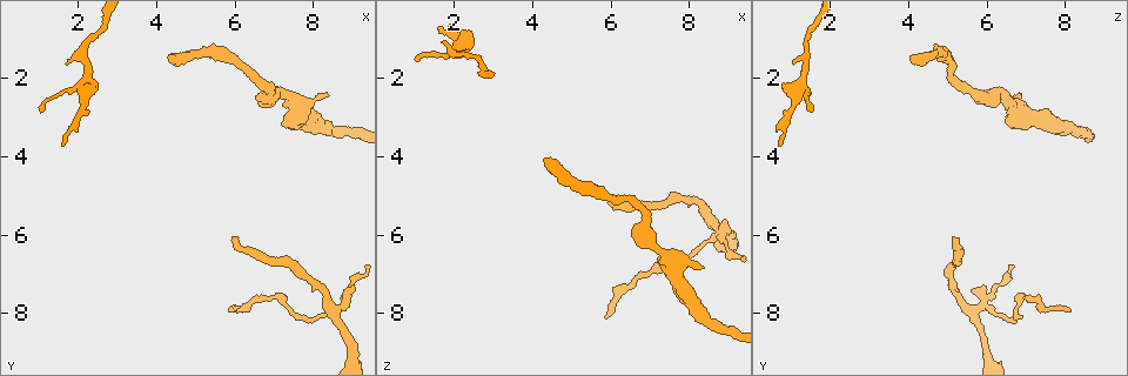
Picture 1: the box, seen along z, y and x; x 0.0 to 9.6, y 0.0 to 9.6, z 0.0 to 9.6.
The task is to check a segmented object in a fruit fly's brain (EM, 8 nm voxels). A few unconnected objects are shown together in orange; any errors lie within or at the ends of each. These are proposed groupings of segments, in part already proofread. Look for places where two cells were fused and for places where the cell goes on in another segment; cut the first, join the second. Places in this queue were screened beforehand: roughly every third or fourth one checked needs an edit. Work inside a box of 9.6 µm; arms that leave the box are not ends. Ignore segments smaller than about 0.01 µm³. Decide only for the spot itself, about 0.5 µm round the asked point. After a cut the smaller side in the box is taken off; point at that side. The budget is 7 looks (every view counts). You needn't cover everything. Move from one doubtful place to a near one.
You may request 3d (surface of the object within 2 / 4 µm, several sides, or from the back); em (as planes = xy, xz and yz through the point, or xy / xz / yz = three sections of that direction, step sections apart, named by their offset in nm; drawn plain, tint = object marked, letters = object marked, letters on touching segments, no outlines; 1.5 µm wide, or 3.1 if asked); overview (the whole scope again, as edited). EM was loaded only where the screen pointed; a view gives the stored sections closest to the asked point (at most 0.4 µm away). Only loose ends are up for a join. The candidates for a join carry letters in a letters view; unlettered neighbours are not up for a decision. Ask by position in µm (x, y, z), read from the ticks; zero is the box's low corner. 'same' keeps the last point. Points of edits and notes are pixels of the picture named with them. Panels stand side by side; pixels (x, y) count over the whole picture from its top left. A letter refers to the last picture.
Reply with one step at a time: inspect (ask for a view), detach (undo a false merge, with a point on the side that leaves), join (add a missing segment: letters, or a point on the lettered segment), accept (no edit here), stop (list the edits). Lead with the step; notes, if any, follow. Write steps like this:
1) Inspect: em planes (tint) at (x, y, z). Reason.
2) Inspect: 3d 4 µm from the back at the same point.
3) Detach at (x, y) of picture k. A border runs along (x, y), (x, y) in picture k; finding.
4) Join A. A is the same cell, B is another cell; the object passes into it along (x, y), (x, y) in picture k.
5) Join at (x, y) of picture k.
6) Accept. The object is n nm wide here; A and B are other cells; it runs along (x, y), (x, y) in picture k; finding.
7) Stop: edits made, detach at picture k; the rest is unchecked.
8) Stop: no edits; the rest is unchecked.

Inspect: em xz step 4 (letters) at (8.35, 2.40, 6.85). Thin end.

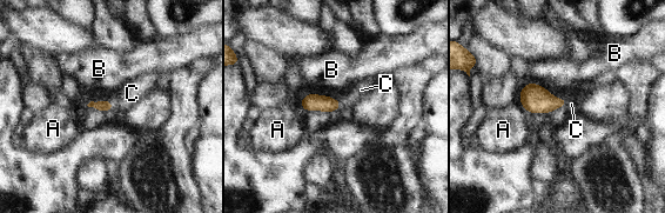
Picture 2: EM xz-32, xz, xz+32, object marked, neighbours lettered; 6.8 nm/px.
Join C. C is the same cell, A and B are other cells; the object passes into it along (310, 101), (338, 104), (361, 90) in picture 2; the cell continues.

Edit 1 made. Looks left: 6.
Inspect: overview.

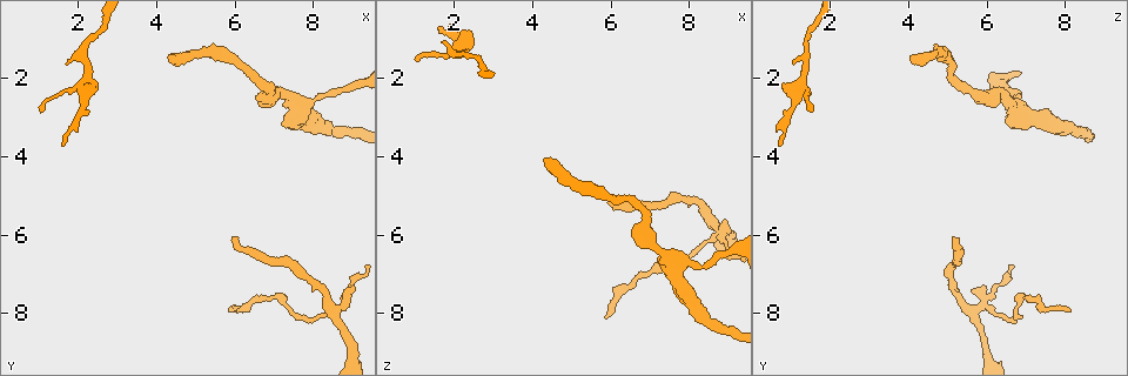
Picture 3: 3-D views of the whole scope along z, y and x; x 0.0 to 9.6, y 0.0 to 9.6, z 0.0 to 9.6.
Inspect: em planes (plain) at (5.95, 6.15, 5.15). End of a long branch.

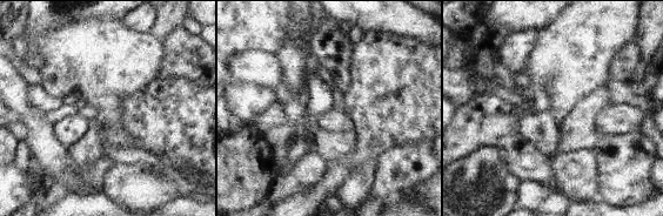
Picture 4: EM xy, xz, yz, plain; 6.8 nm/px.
Inspect: em planes (letters) at the same point. See the neighbours.

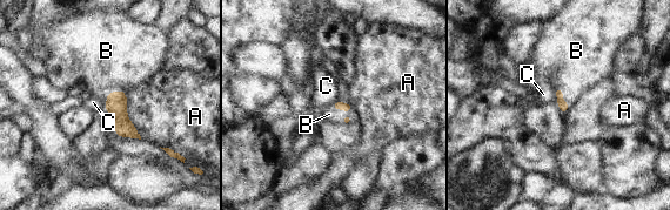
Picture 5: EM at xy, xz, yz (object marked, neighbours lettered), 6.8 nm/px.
Join B. The longest contact is with A, 300 nm; B is the same cell, A and C are other cells; it goes on there.

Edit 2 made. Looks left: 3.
Inspect: overview.

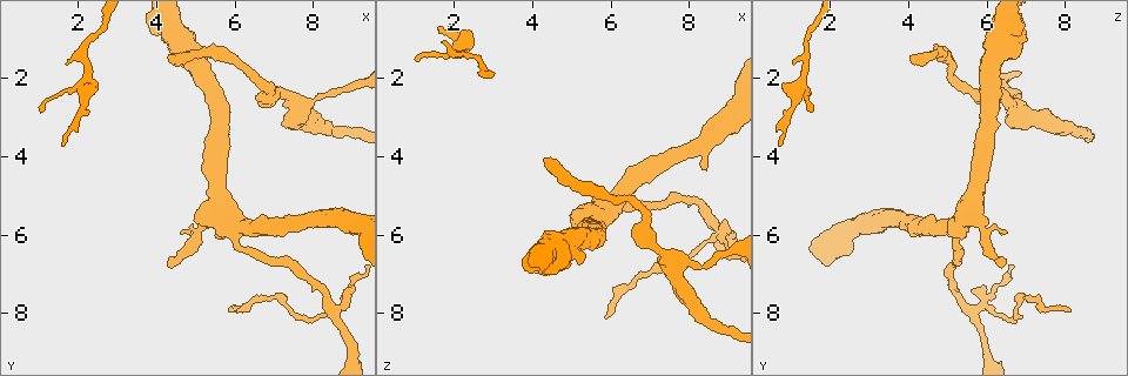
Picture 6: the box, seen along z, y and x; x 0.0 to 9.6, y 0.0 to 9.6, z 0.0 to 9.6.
Inspect: em yz step 4 (tint) at (1.60, 3.70, 0.70). Thin end.

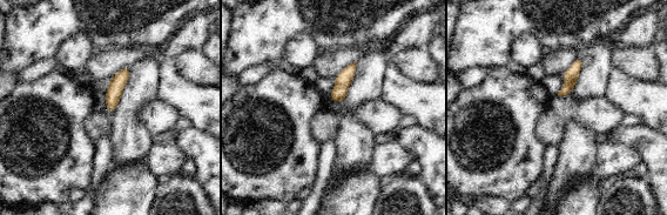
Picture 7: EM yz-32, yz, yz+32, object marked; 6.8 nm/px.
Inspect: em planes (letters) at the same point.

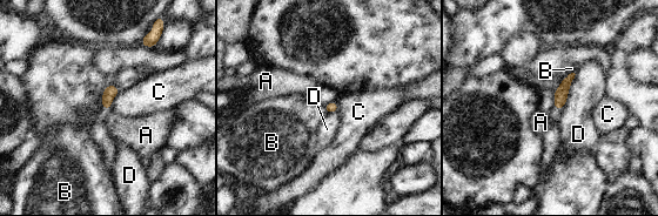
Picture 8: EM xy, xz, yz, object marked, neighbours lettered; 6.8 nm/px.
Accept. The object is 80 nm wide here; A, B, C and D are other cells; a border runs along (575, 73), (570, 73), (554, 90) in picture 8; none of them fits.

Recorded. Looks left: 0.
Stop: edits made, join at picture 2, join at picture 5; the rest is unchecked.

